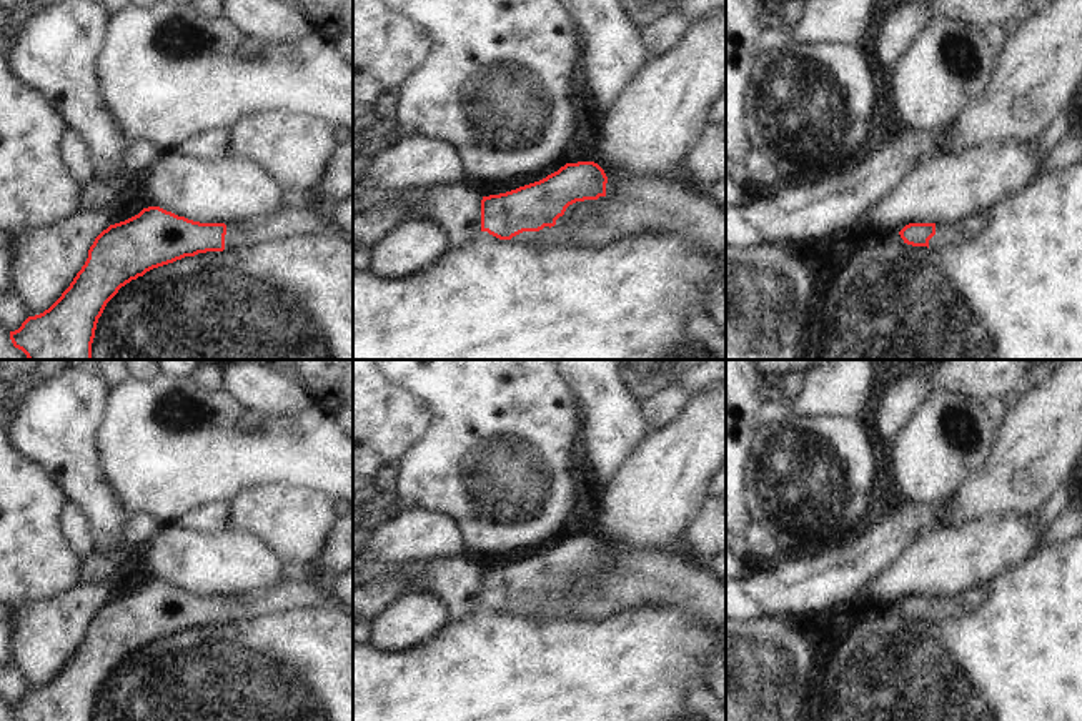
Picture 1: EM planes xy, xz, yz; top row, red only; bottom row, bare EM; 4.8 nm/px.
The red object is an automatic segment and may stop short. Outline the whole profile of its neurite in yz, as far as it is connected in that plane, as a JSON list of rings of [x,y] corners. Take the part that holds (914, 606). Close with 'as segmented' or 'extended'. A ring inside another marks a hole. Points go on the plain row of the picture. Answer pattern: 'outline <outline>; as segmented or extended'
outline [[[979,586],[952,596],[909,596],[899,608],[904,616],[944,623],[984,604],[989,598],[989,586]]]; extended

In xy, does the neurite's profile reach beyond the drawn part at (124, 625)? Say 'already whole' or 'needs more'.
needs more

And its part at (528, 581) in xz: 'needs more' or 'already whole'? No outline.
needs more

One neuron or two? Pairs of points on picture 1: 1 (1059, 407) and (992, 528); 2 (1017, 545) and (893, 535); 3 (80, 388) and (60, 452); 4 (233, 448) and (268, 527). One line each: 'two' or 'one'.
1: two
2: two
3: one
4: two

